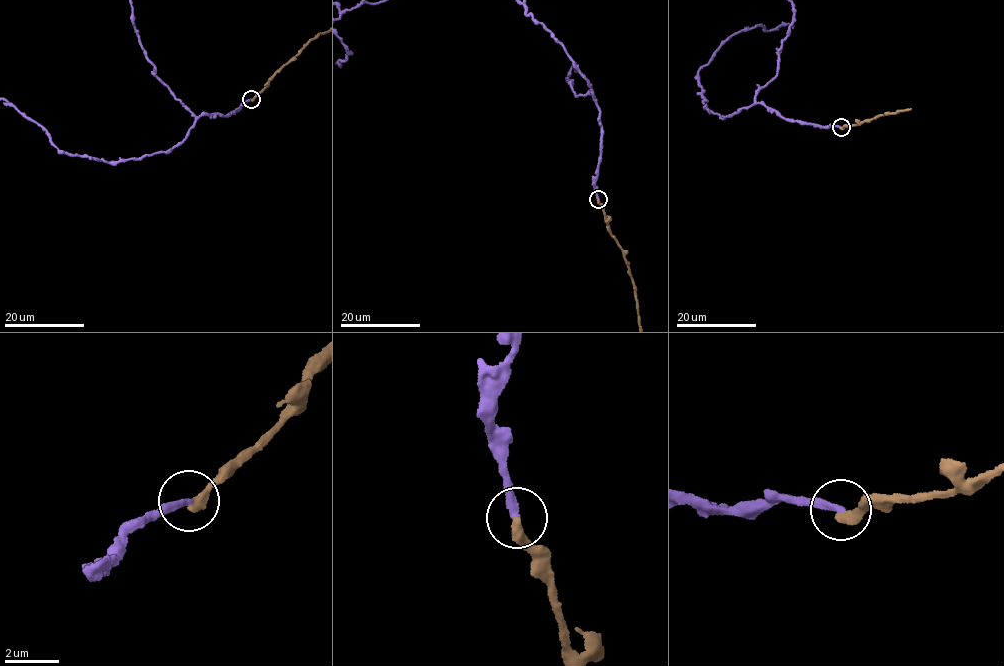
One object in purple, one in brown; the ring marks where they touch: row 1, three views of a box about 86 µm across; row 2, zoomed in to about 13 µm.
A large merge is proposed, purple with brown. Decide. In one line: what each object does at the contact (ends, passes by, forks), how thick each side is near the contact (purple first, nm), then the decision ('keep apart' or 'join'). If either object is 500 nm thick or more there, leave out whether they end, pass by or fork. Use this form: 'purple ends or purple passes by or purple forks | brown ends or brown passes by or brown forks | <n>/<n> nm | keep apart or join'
purple ends | brown ends | 280/360 nm | keep apart

